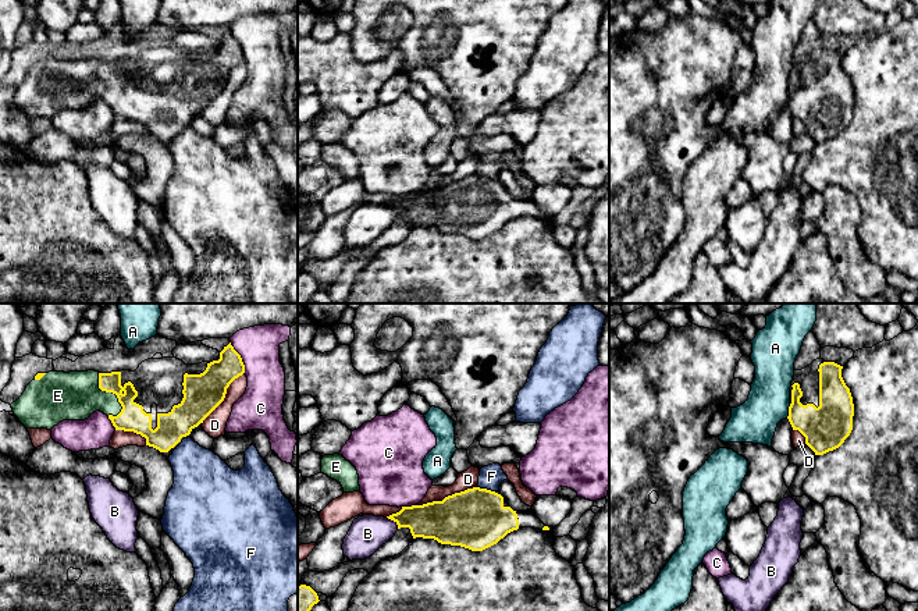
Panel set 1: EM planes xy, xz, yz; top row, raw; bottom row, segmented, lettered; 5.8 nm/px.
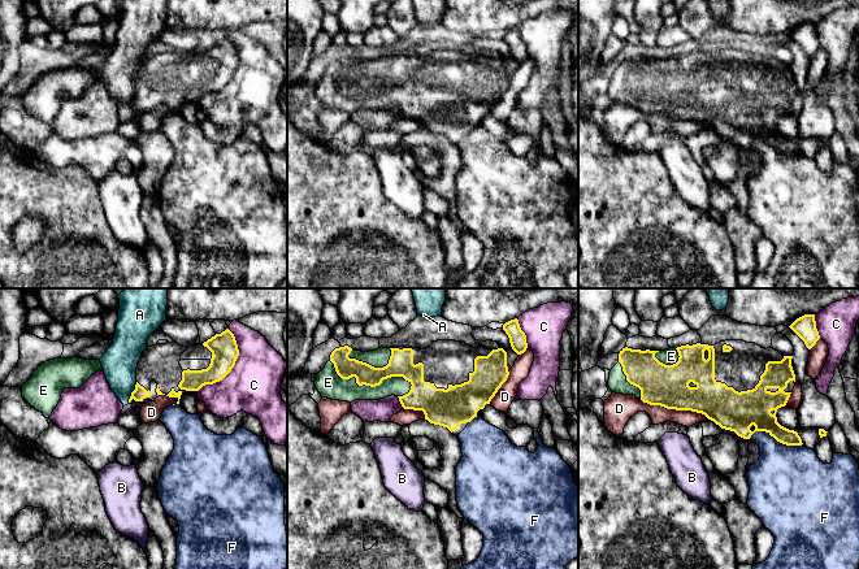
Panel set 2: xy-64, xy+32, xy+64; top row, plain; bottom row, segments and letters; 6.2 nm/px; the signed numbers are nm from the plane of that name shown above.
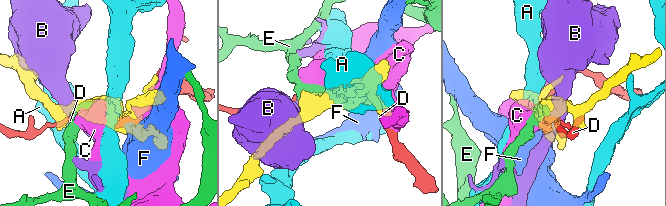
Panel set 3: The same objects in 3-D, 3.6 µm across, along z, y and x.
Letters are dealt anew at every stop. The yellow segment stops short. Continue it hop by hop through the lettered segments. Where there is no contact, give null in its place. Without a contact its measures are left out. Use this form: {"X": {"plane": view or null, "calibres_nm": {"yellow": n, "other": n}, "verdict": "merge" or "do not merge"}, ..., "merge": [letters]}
{"A": {"plane": "yz", "calibres_nm": {"yellow": 260, "other": 240}, "verdict": "do not merge"}, "B": {"plane": "xz", "calibres_nm": {"yellow": 220, "other": 220}, "verdict": "do not merge"}, "C": {"plane": "xy", "calibres_nm": {"yellow": 190, "other": 240}, "verdict": "do not merge"}, "D": {"plane": "xz", "calibres_nm": {"yellow": 360, "other": 110}, "verdict": "do not merge"}, "E": {"plane": "xy", "calibres_nm": {"yellow": 160, "other": 280}, "verdict": "merge"}, "F": {"plane": "xz", "calibres_nm": {"yellow": 360, "other": 140}, "verdict": "do not merge"}, "merge": ["E"]}

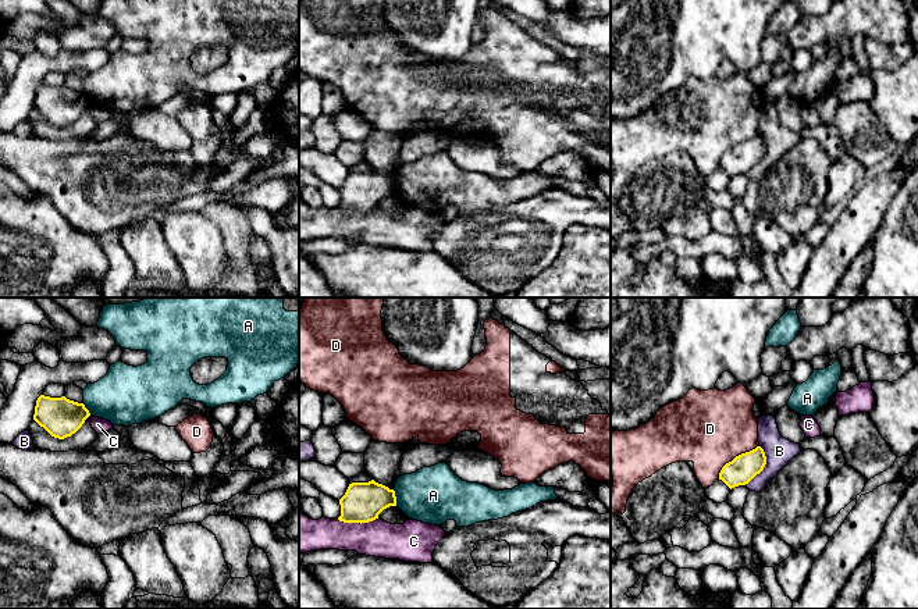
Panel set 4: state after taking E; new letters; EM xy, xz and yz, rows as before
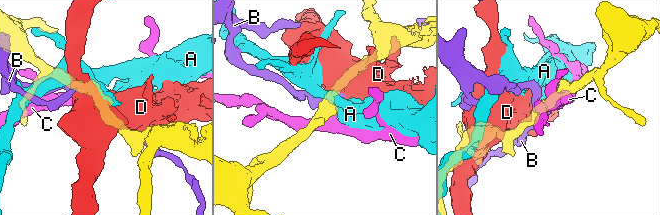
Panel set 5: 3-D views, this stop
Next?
{"A": {"plane": "xz", "calibres_nm": {"yellow": 220, "other": 320}, "verdict": "do not merge"}, "B": {"plane": "yz", "calibres_nm": {"yellow": 160, "other": 160}, "verdict": "do not merge"}, "C": {"plane": "xz", "calibres_nm": {"yellow": 220, "other": 220}, "verdict": "do not merge"}, "D": {"plane": "yz", "calibres_nm": {"yellow": 160, "other": 440}, "verdict": "do not merge"}, "merge": []}

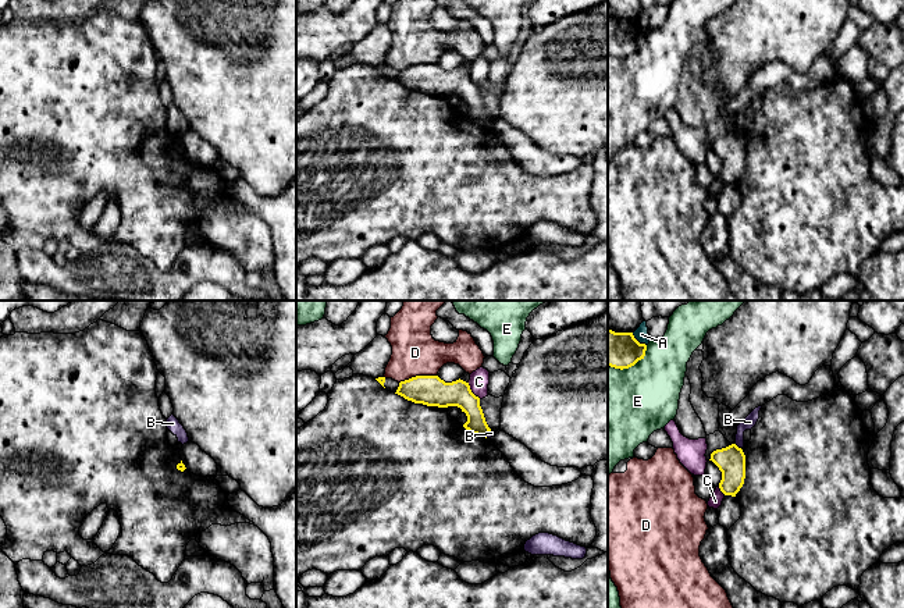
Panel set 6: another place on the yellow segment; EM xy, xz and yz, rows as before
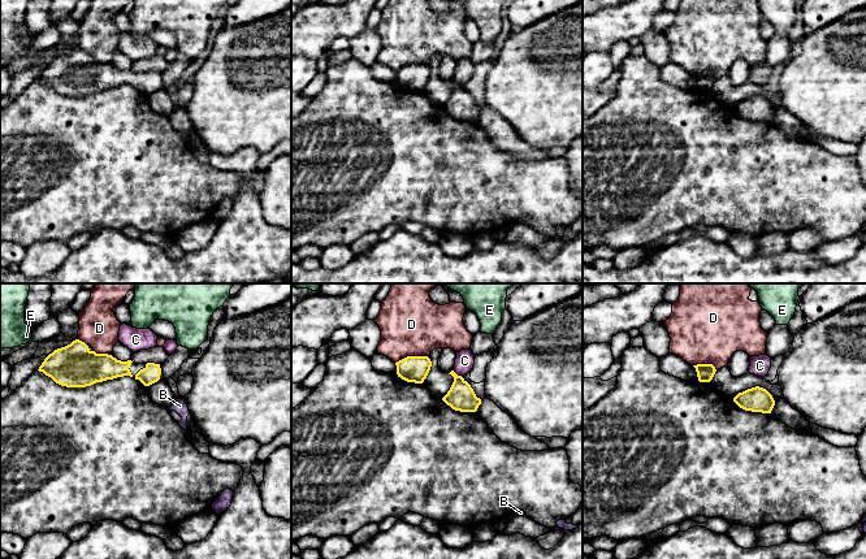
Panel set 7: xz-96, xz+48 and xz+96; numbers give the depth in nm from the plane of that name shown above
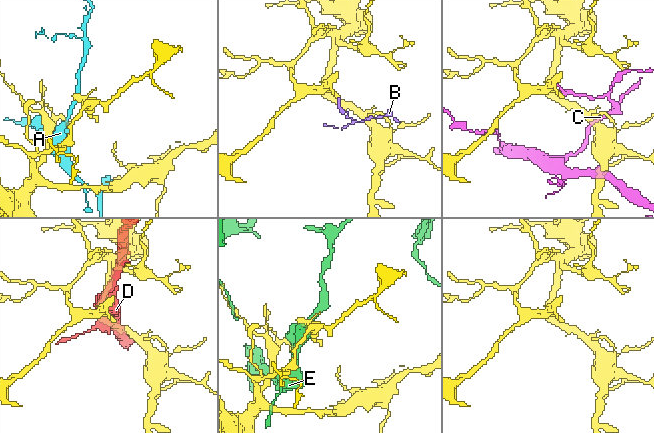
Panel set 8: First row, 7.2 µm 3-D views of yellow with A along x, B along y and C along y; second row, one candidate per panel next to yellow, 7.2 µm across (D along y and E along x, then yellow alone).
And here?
{"A": {"plane": "yz", "calibres_nm": {"yellow": 200, "other": 80}, "verdict": "do not merge"}, "B": {"plane": "yz", "calibres_nm": {"yellow": 160, "other": 70}, "verdict": "do not merge"}, "C": {"plane": "xz", "calibres_nm": {"yellow": 180, "other": 120}, "verdict": "do not merge"}, "D": {"plane": "xz", "calibres_nm": {"yellow": 180, "other": 280}, "verdict": "do not merge"}, "E": {"plane": "yz", "calibres_nm": {"yellow": 200, "other": 440}, "verdict": "do not merge"}, "merge": []}

